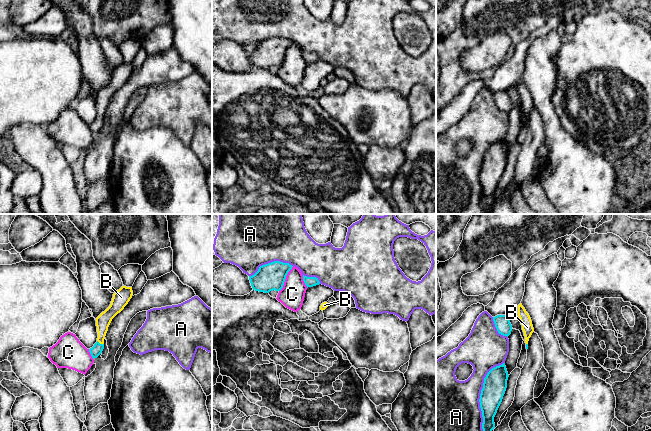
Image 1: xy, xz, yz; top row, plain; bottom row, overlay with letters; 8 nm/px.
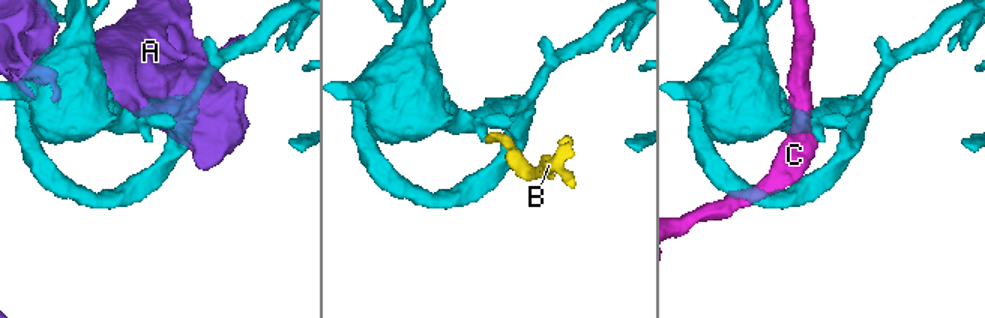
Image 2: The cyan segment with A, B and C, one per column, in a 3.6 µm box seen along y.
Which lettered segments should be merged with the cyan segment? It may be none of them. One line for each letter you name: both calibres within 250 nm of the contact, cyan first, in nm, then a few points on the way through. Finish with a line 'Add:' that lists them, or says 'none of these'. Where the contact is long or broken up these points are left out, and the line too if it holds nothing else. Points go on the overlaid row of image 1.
B: calibres 90 and 120 nm; way xy (96, 350), (99, 343), (103, 321)
Add: B

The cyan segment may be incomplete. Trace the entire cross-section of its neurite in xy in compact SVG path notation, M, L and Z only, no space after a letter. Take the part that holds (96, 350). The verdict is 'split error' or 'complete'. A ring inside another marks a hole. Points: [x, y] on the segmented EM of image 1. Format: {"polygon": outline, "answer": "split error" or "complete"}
{"polygon": "M122 286L113 294L110 306L96 318L98 338L94 346L89 349L93 359L97 358L104 349L104 339L112 319L124 309L132 295L132 287Z", "answer": "split error"}

